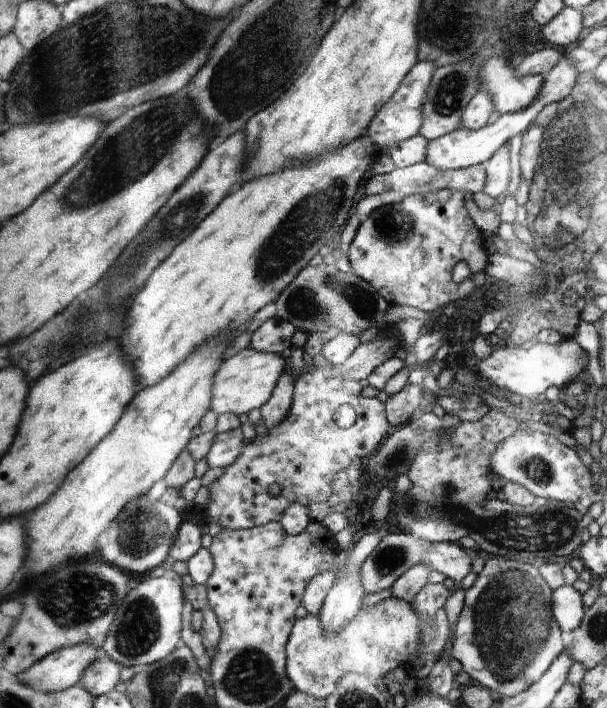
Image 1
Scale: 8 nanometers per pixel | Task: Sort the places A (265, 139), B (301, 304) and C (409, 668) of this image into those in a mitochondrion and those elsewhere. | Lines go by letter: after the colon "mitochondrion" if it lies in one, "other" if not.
A: other
B: mitochondrion
C: other

